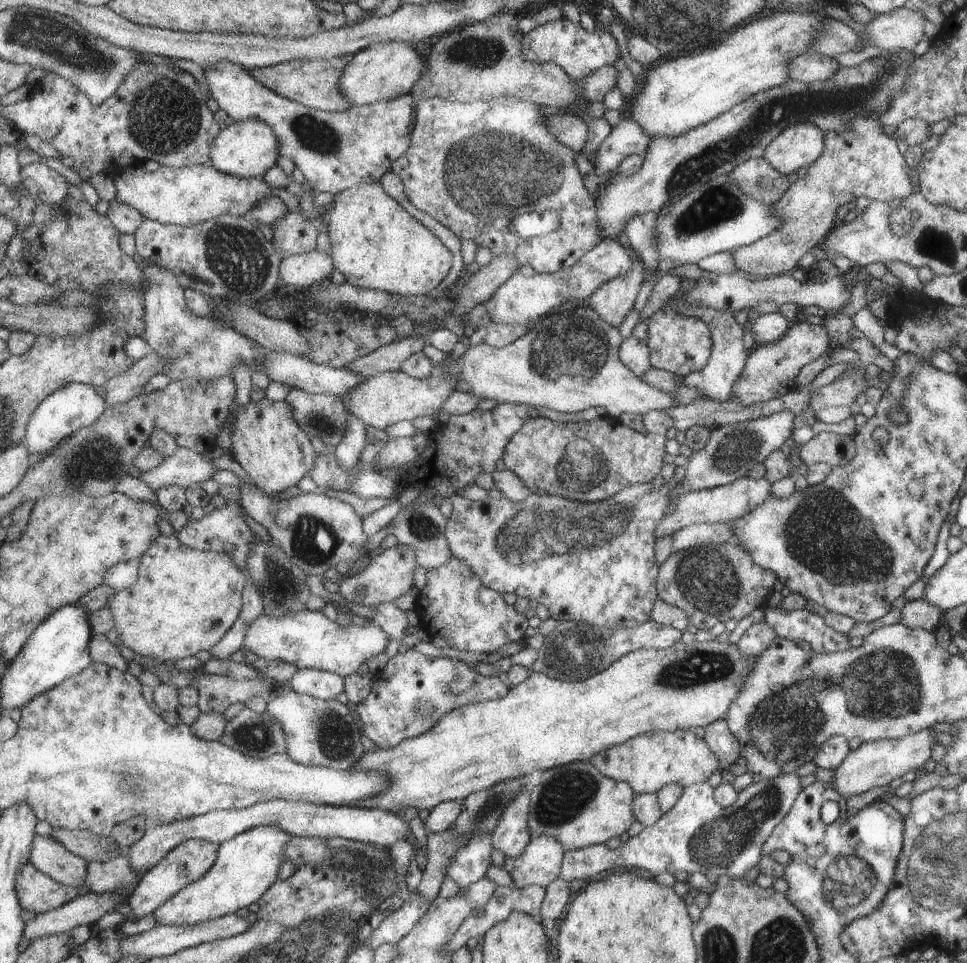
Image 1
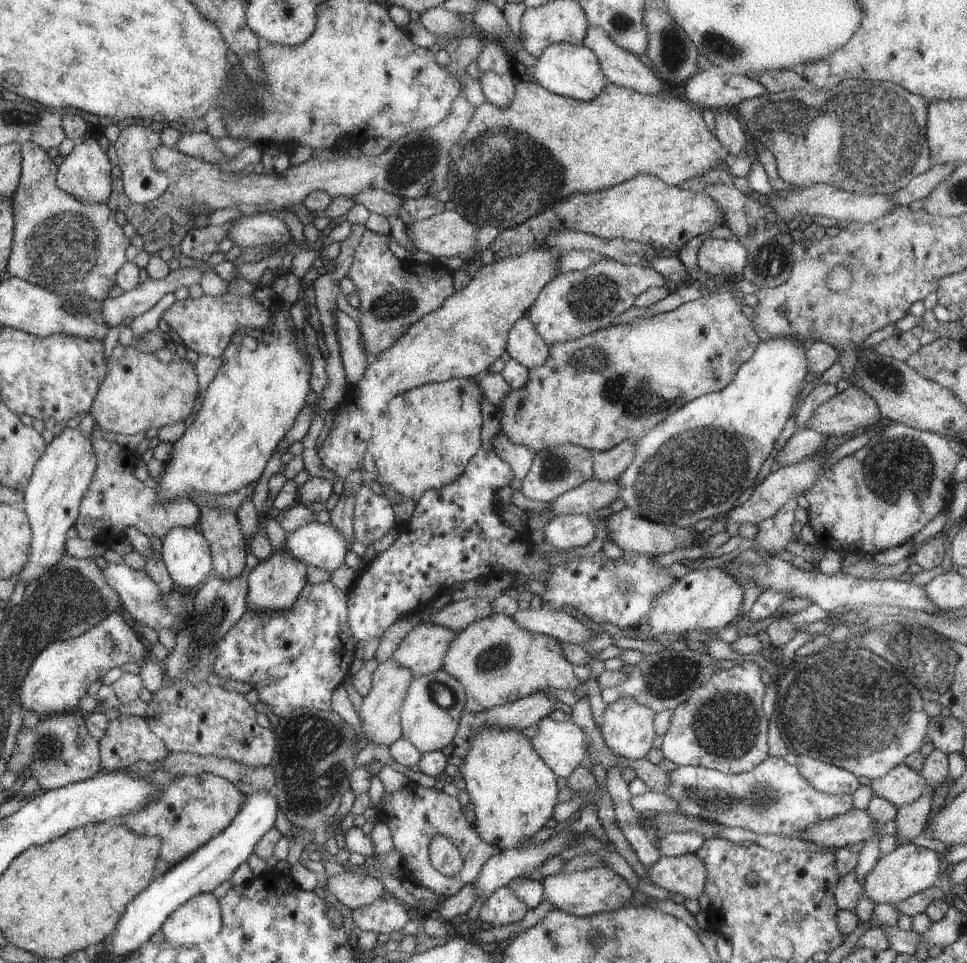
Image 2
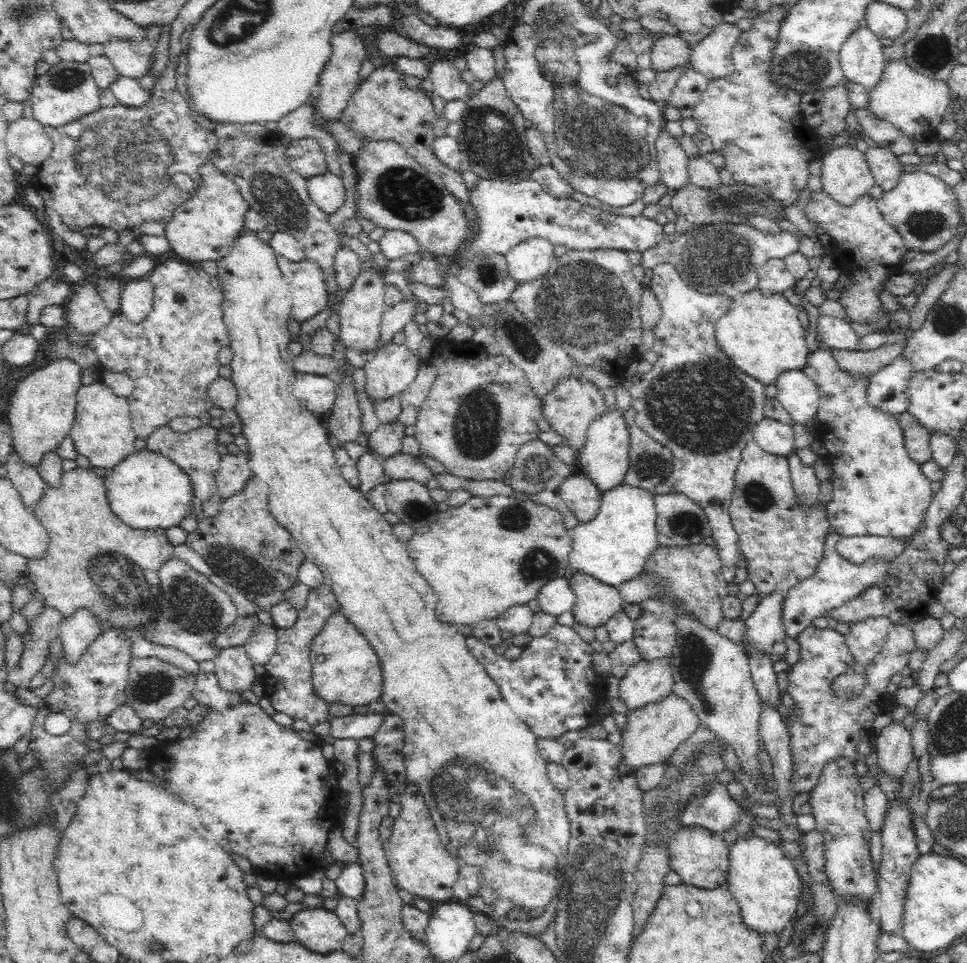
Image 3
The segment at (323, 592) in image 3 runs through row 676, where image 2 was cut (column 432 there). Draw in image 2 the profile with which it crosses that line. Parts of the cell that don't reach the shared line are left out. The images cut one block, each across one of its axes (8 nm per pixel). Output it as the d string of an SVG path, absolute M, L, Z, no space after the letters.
M366 229L355 246L351 265L346 275L355 286L355 294L359 297L360 304L357 309L360 314L359 340L361 340L365 354L378 354L385 348L390 348L391 344L394 344L395 340L398 340L399 336L402 336L403 332L406 332L407 328L415 323L415 320L422 319L424 315L442 307L442 304L451 295L454 295L453 277L445 267L433 260L420 257L412 260L398 260L389 251L389 242L392 242L390 236L381 236Z

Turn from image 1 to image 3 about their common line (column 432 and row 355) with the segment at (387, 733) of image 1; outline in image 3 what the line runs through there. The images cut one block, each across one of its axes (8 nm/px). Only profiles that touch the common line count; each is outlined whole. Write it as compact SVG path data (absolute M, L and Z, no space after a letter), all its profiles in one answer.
M662 263L653 268L653 278L648 290L652 291L652 294L658 299L661 306L661 317L653 330L654 345L652 350L657 353L658 359L649 372L642 373L641 375L637 374L630 378L631 385L627 389L632 398L631 407L636 413L635 426L639 427L645 434L648 434L648 436L650 436L655 442L658 442L659 444L662 444L662 446L667 447L668 450L671 450L674 467L671 476L666 478L664 484L666 484L670 493L680 492L685 494L690 500L702 507L702 510L706 513L706 517L708 517L708 525L710 525L711 529L710 537L714 539L714 548L719 554L721 560L720 570L723 571L724 581L727 583L733 582L735 572L738 566L740 566L739 562L741 559L741 552L739 550L738 536L732 527L729 508L735 487L736 470L738 464L741 462L742 451L748 446L748 442L753 441L753 428L764 418L764 408L766 408L766 404L769 401L764 389L766 388L766 385L742 372L742 370L736 367L731 359L729 359L727 355L716 346L715 324L720 317L723 317L728 312L728 308L730 308L732 303L730 297L725 295L700 294L700 291L688 287L687 283L683 281L683 278L680 278L680 275L676 273L676 269L674 269L670 263Z

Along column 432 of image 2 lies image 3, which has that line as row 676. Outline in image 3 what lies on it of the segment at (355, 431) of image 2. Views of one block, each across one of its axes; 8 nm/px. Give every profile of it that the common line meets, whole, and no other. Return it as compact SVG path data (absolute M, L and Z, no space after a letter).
M339 611L324 623L320 634L314 637L311 644L312 687L315 694L327 704L364 706L380 698L383 686L383 675L379 658L367 639L356 630Z

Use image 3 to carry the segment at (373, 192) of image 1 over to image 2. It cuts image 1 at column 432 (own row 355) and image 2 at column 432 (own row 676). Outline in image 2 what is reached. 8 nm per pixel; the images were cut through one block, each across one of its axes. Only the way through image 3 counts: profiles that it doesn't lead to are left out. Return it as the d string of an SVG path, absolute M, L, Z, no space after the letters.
M453 377L437 383L426 383L391 398L381 417L374 424L374 436L368 451L375 461L376 481L386 484L403 499L419 500L423 492L442 488L456 480L482 447L482 386L472 377Z

